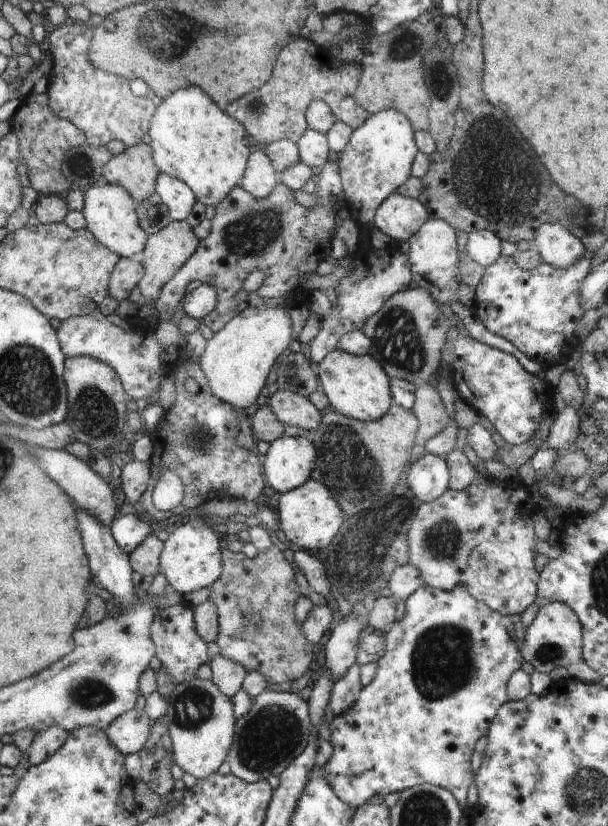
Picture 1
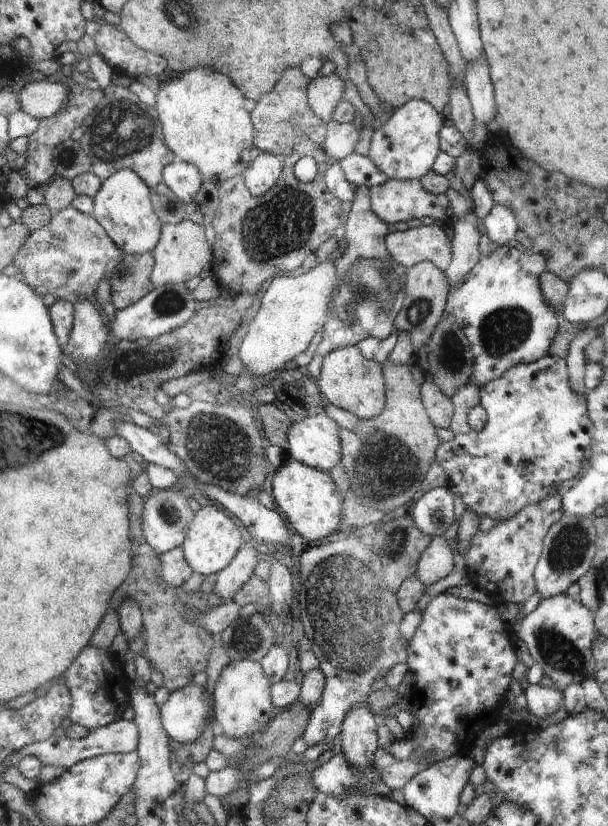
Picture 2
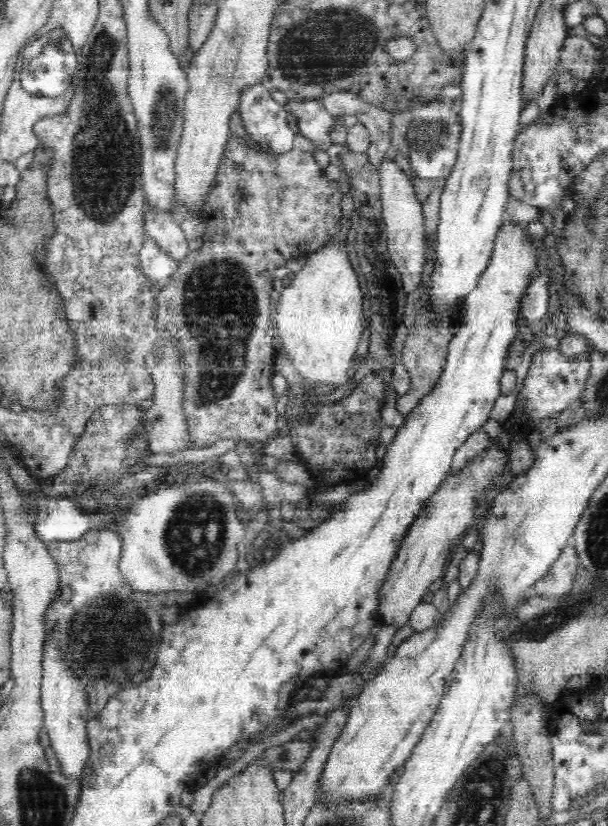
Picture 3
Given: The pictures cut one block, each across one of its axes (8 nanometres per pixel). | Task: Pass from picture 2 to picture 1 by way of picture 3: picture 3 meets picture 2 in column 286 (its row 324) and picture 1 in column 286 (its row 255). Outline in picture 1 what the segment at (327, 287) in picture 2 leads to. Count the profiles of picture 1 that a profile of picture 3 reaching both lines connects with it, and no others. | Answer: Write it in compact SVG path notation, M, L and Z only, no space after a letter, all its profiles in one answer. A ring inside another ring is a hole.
M248 307L208 341L200 363L207 372L216 396L246 413L248 406L256 404L272 364L282 354L282 350L288 348L290 340L292 324L284 310Z

